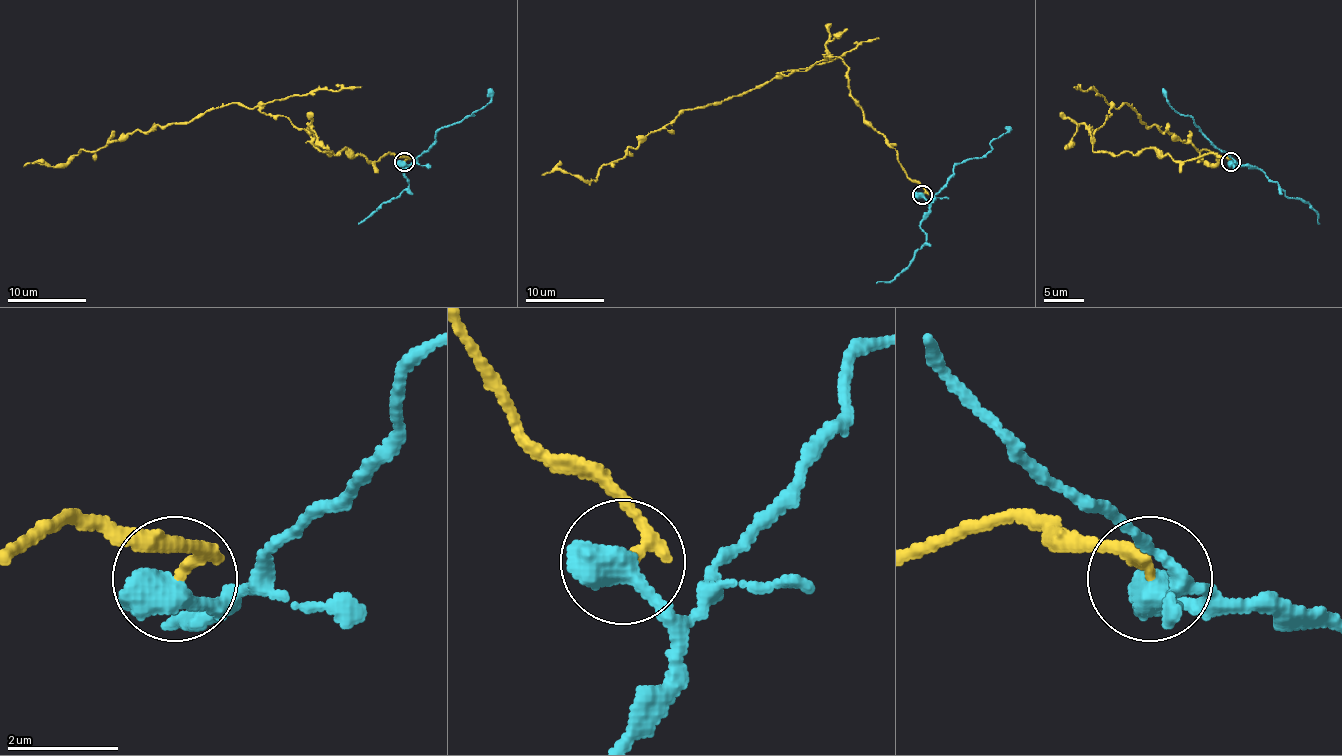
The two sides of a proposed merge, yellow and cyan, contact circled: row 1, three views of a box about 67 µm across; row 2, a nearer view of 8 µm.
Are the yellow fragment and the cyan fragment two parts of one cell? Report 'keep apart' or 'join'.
keep apart

